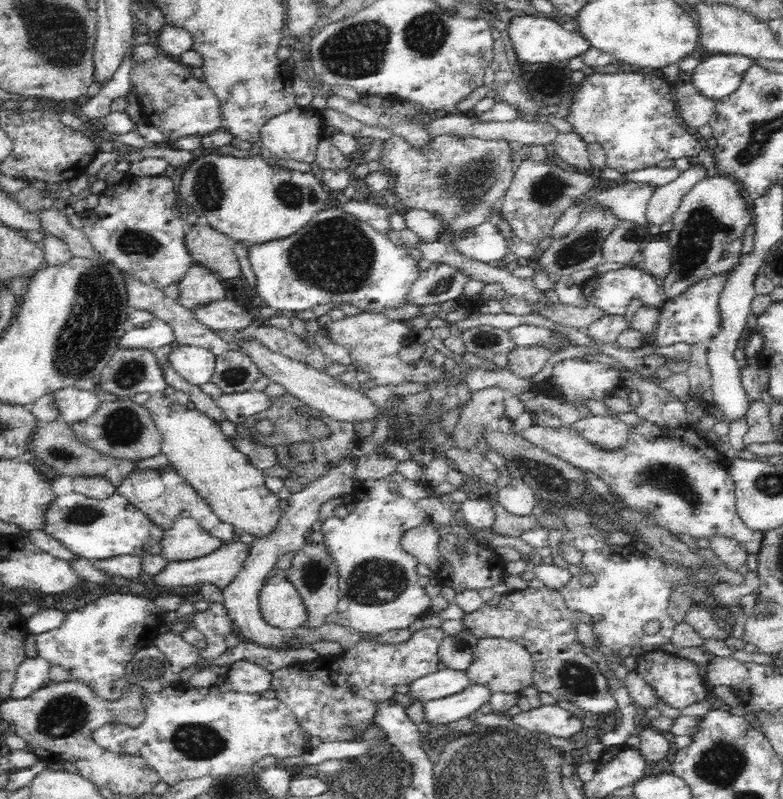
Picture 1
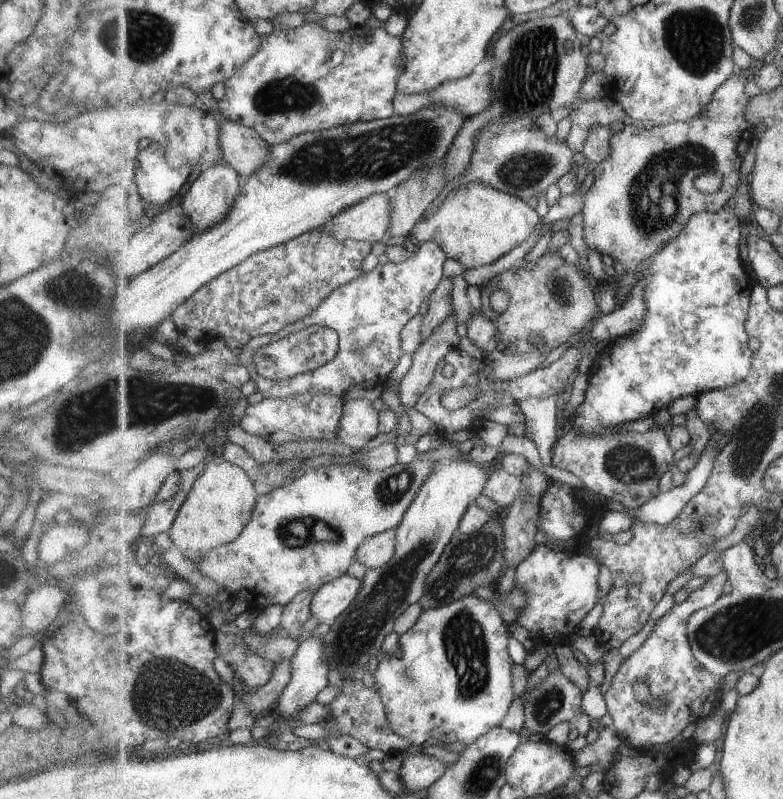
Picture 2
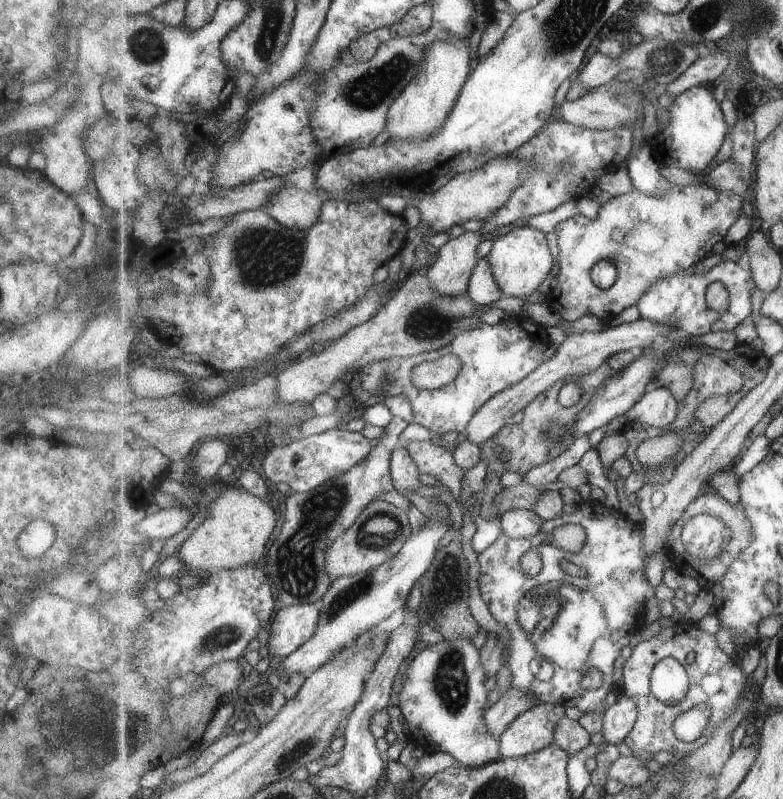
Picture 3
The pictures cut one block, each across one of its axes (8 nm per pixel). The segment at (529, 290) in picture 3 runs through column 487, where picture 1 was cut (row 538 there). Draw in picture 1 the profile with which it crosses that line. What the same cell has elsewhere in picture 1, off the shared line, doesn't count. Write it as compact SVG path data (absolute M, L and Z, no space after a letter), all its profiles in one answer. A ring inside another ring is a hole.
M163 393L152 394L143 406L151 415L157 430L163 435L161 453L167 456L169 465L176 470L176 473L184 478L198 493L198 496L201 496L212 507L220 522L233 524L242 532L253 535L255 539L272 532L272 528L283 515L278 507L281 498L266 488L264 472L254 467L250 459L234 447L231 438L222 434L220 424L216 420L198 410L188 410L185 404L179 404L173 396L164 396Z

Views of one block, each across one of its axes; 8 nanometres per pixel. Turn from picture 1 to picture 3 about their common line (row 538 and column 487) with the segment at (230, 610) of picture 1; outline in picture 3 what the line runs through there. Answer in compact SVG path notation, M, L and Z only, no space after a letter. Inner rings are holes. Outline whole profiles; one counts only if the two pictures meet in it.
M487 255L482 258L475 270L473 270L468 285L468 294L480 308L493 306L497 300L501 300L505 296L497 285Z

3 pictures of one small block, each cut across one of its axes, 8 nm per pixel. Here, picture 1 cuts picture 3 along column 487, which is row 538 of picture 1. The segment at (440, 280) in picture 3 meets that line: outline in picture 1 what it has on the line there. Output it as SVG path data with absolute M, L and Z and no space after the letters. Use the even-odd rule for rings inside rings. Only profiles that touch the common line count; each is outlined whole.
M235 538L231 542L221 545L215 552L202 558L187 561L170 561L162 572L152 576L152 584L161 593L173 593L176 588L187 588L196 583L204 584L204 582L211 582L222 589L226 588L242 570L251 550L252 544L244 544L244 542Z

